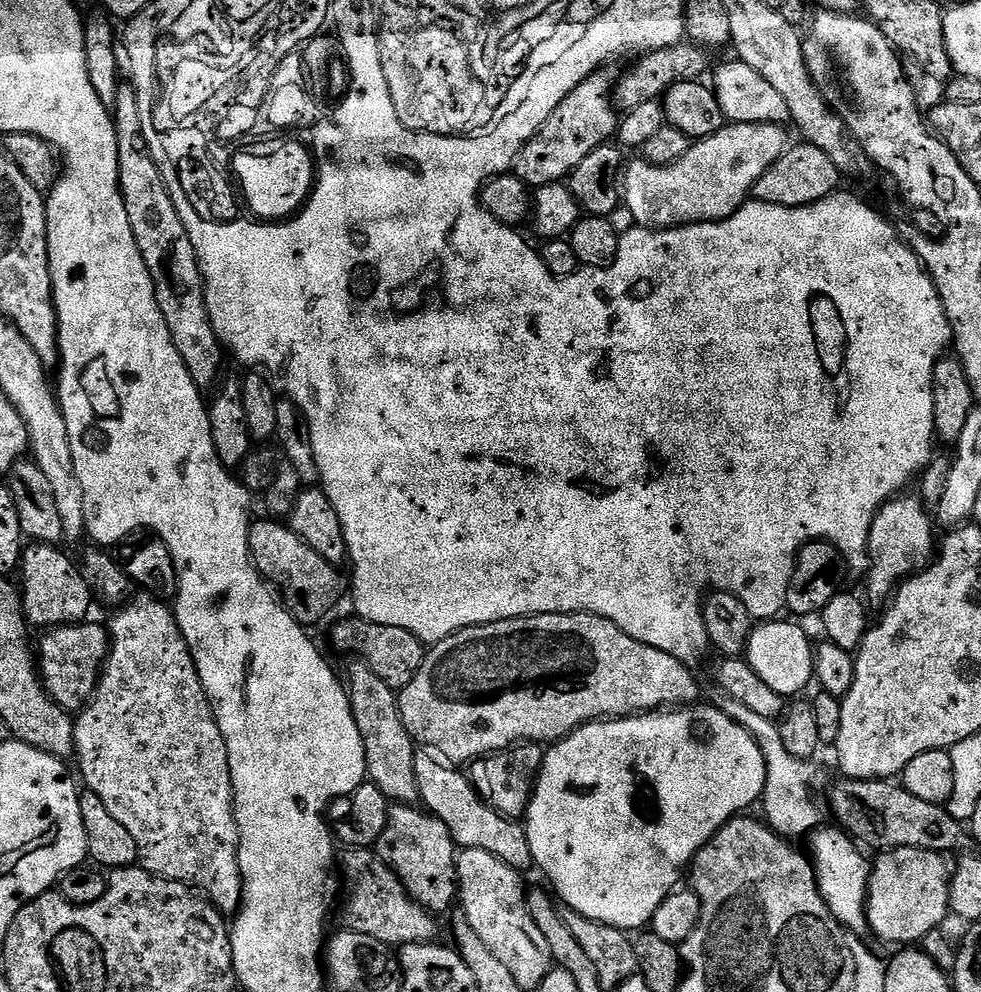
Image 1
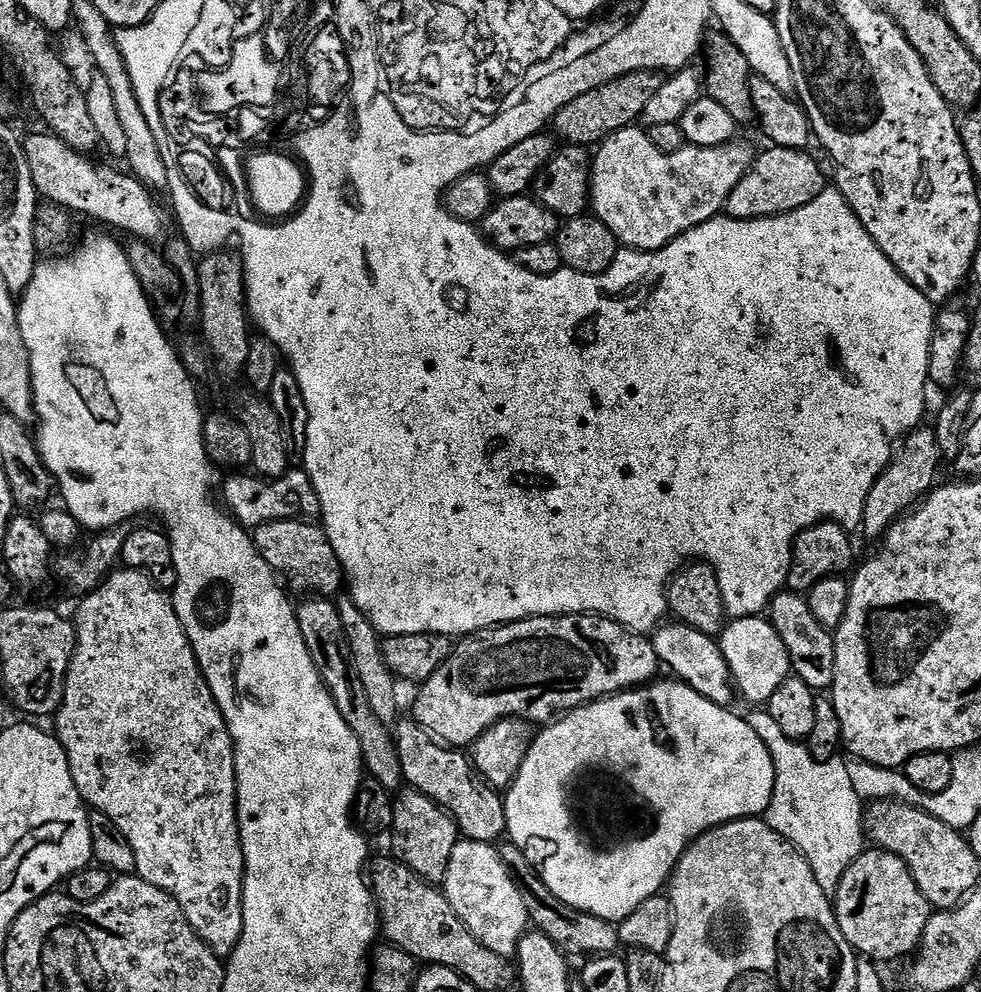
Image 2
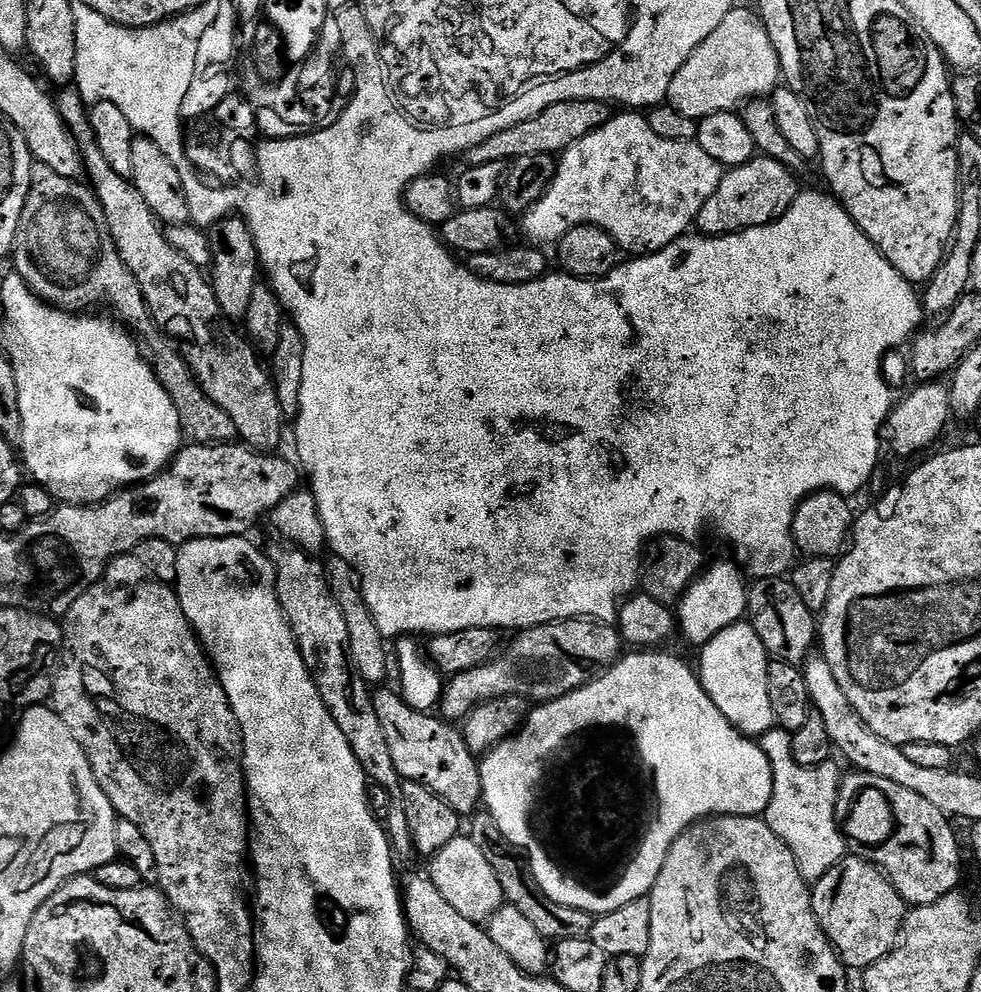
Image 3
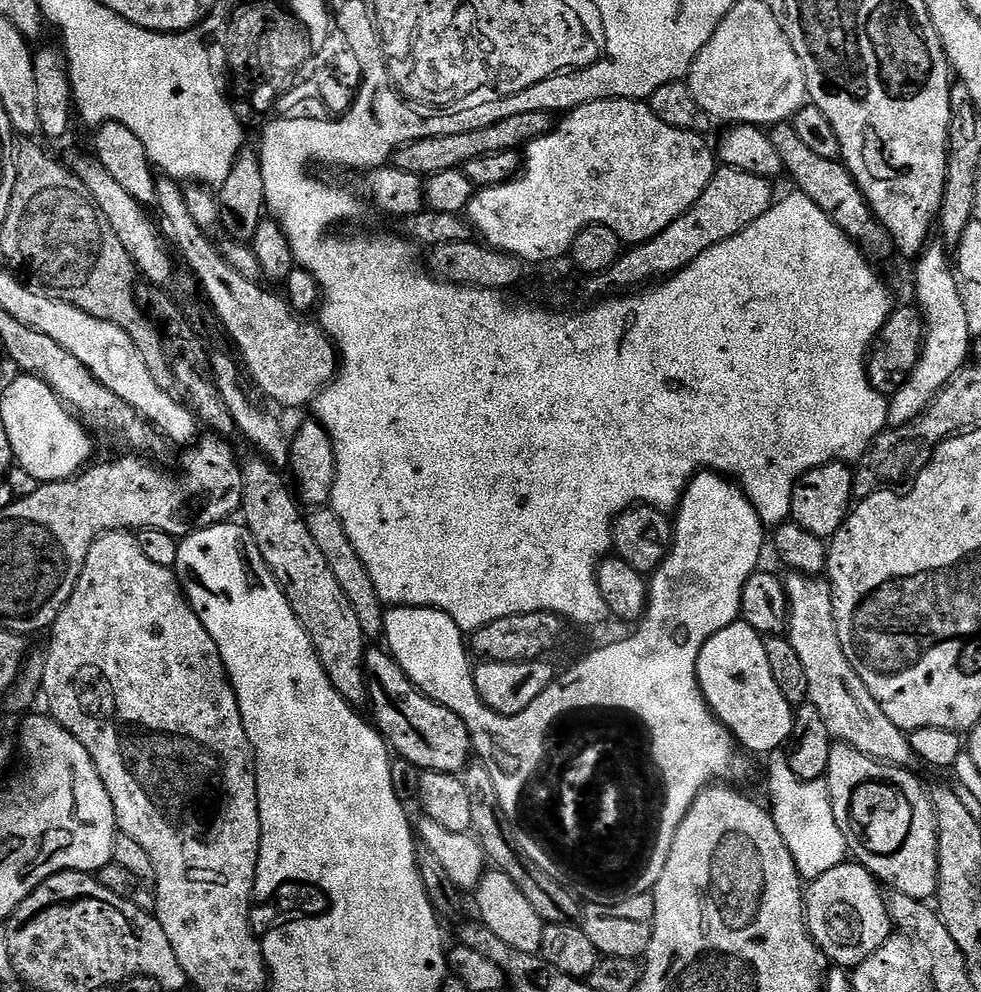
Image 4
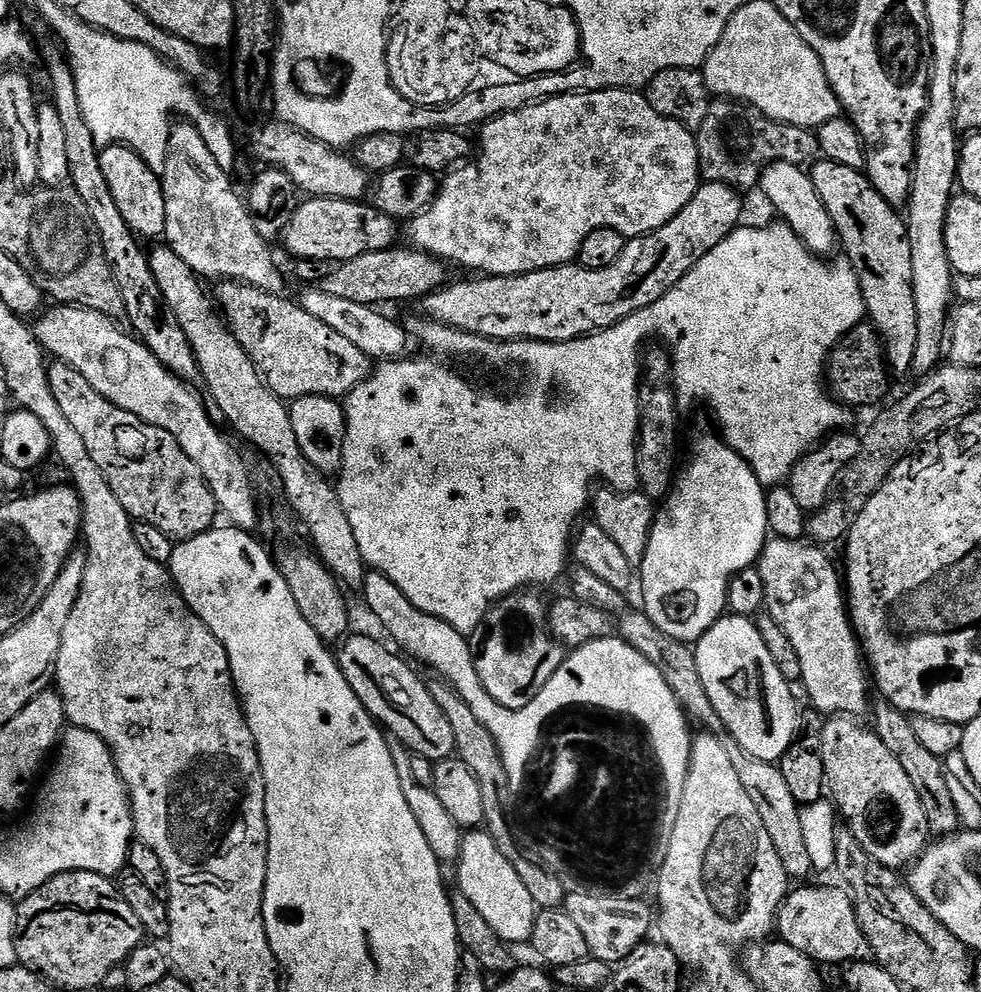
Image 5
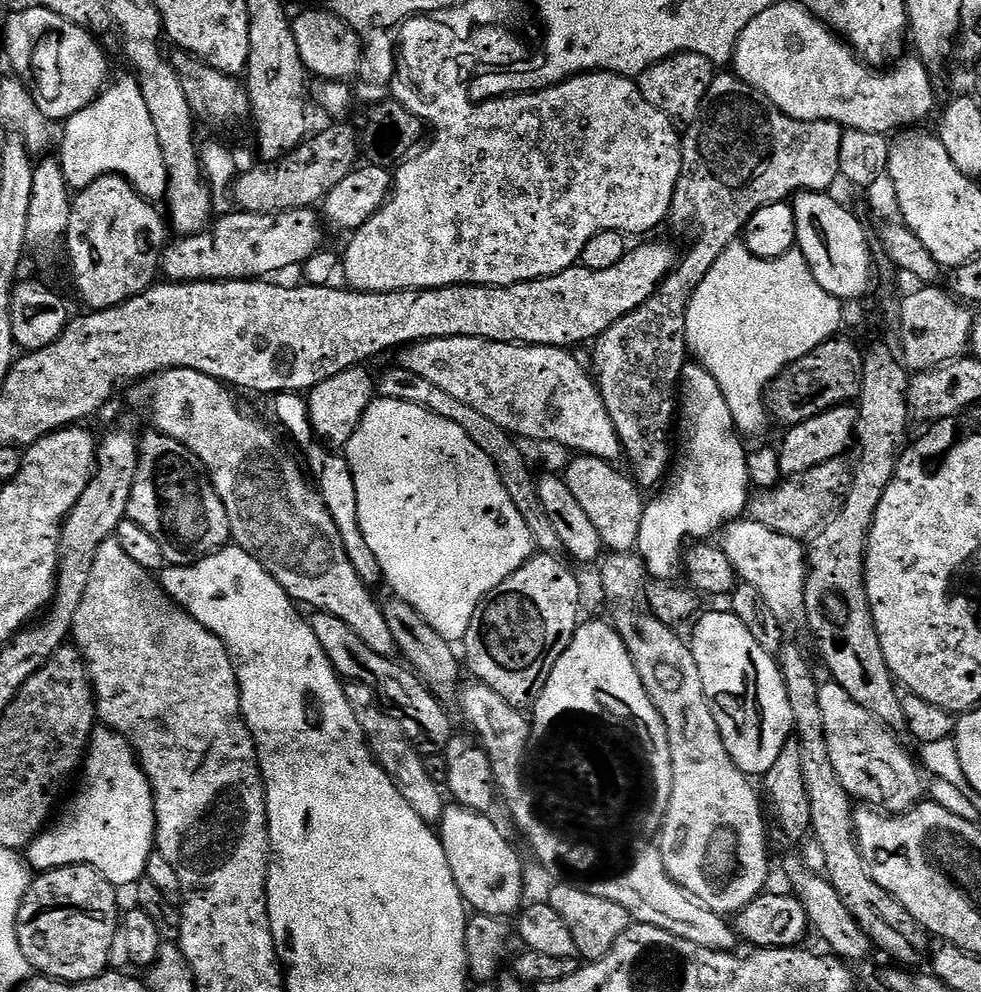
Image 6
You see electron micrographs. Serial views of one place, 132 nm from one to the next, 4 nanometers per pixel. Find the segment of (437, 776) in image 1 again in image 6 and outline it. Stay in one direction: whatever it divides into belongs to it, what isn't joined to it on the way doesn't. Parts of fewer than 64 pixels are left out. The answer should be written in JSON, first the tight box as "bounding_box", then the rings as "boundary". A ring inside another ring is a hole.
{"bounding_box":[310,612,454,745],"boundary":[[[316,612],[313,617],[310,623],[314,638],[318,638],[326,658],[330,658],[333,668],[345,681],[373,688],[376,697],[389,713],[395,714],[401,721],[409,720],[410,723],[417,724],[430,743],[447,745],[454,735],[454,729],[444,713],[447,712],[445,705],[432,695],[432,691],[416,677],[415,672],[403,663],[395,664],[395,659],[374,654],[374,650],[370,650],[370,646],[366,646],[366,642],[362,642],[362,638],[358,638],[358,634],[354,634],[354,630],[342,622],[342,618],[334,618],[334,614],[329,612]]]}

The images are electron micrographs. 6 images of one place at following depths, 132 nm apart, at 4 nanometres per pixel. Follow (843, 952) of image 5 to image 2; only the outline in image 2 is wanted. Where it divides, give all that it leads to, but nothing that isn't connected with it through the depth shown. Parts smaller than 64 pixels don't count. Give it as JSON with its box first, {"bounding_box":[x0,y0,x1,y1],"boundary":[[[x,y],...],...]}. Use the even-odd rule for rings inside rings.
{"bounding_box":[834,846,933,962],"boundary":[[[875,846],[863,851],[841,876],[834,895],[836,921],[846,942],[873,962],[915,953],[933,907],[898,854]]]}

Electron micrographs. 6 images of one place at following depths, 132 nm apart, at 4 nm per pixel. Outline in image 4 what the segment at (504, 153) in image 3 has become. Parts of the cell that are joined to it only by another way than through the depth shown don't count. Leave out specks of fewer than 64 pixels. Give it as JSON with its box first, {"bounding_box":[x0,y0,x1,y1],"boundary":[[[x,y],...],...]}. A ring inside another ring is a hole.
{"bounding_box":[391,111,554,178],"boundary":[[[527,111],[526,114],[511,115],[495,123],[494,126],[484,127],[482,130],[452,134],[441,132],[430,138],[418,139],[413,143],[405,144],[393,152],[391,163],[400,170],[418,174],[427,178],[442,170],[463,167],[468,161],[502,151],[510,151],[525,147],[530,141],[544,136],[554,127],[553,115],[544,111]]]}

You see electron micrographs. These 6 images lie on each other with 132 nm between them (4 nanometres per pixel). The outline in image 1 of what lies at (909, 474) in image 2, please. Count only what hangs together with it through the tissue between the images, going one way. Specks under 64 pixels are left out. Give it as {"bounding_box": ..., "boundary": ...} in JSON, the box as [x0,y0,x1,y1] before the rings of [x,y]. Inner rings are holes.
{"bounding_box":[866,494,934,605],"boundary":[[[897,494],[892,499],[886,500],[874,514],[874,522],[870,526],[868,535],[870,563],[866,569],[869,596],[867,599],[869,601],[872,599],[876,604],[883,605],[891,600],[896,589],[909,576],[925,567],[934,552],[934,540],[932,544],[933,517],[919,495],[908,495]]]}

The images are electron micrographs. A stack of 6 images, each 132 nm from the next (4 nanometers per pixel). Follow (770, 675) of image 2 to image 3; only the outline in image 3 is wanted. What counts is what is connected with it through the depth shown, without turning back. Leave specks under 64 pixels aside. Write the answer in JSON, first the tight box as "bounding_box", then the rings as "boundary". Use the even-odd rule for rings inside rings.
{"bounding_box":[698,622,777,738],"boundary":[[[747,622],[732,624],[726,630],[714,634],[714,638],[699,649],[700,668],[698,664],[698,675],[700,685],[706,690],[706,694],[722,710],[724,717],[730,721],[736,729],[743,732],[745,737],[759,738],[765,732],[777,727],[774,706],[770,702],[770,682],[768,681],[768,665],[770,657],[762,638]]]}

